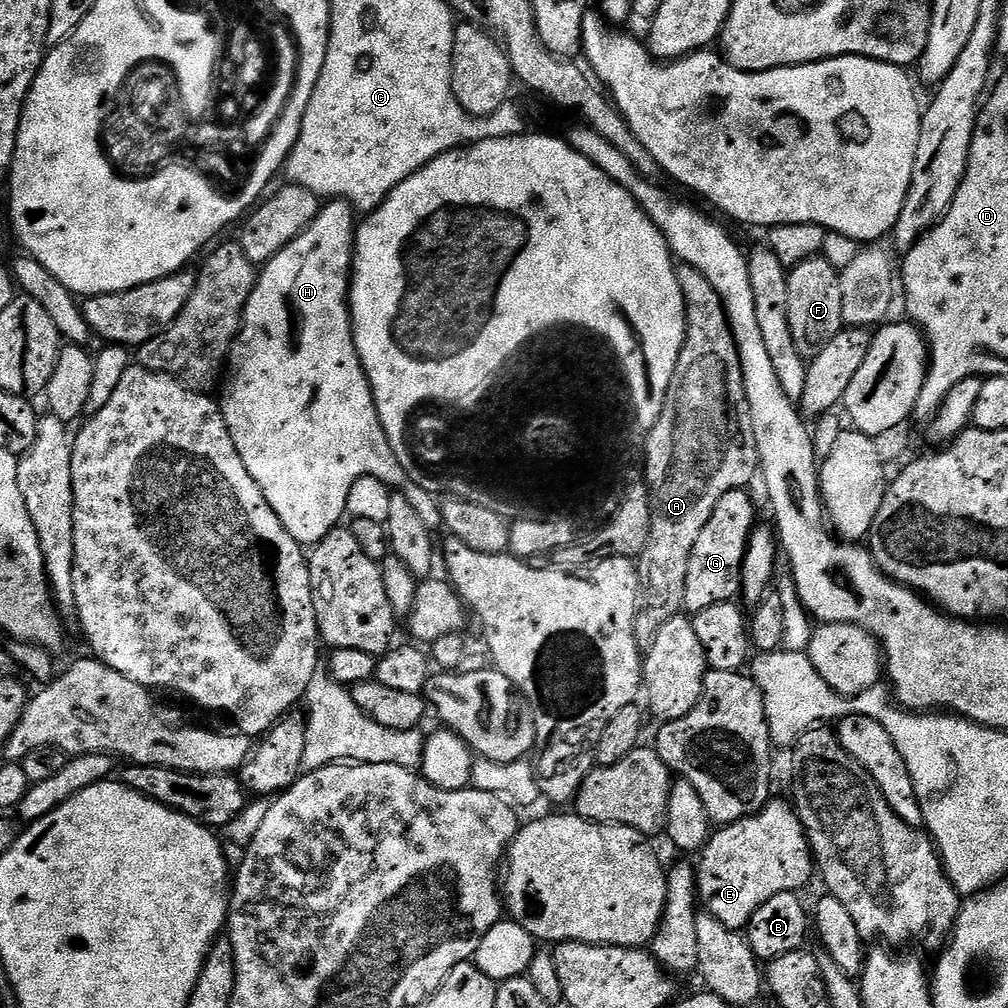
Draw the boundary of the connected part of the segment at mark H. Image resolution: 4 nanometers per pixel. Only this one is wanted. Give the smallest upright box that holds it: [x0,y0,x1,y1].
[222,200,443,546]

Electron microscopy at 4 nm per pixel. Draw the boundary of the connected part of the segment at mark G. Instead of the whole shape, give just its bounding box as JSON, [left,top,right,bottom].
[684,488,757,614]

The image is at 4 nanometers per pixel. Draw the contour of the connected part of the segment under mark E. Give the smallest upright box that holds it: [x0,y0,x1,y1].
[696,799,814,929]

